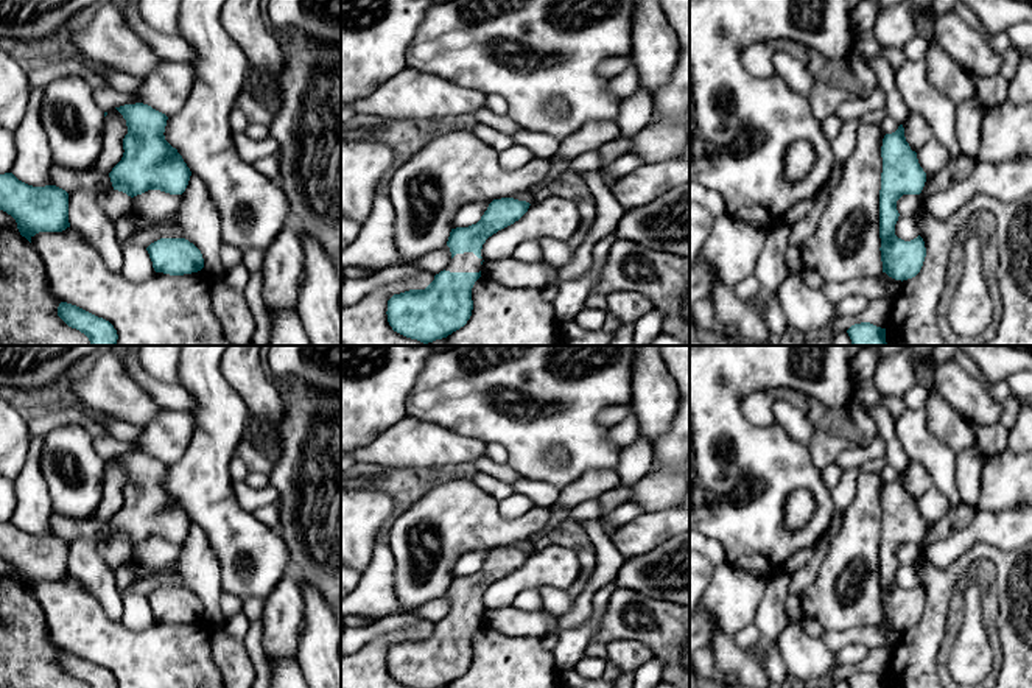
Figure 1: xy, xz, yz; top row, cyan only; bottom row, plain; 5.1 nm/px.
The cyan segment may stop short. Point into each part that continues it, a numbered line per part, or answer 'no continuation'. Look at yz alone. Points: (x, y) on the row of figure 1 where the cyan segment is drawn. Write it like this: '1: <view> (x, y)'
no continuation

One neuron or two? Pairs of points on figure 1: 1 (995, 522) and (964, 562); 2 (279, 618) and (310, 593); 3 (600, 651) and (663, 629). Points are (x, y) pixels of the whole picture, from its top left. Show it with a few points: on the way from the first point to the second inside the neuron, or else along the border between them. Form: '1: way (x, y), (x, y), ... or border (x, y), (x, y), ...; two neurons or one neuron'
1: border (1015, 548), (1000, 550), (975, 542), (951, 562); two neurons
2: border (296, 578), (304, 601), (304, 618); two neurons
3: border (593, 640), (606, 646); two neurons

